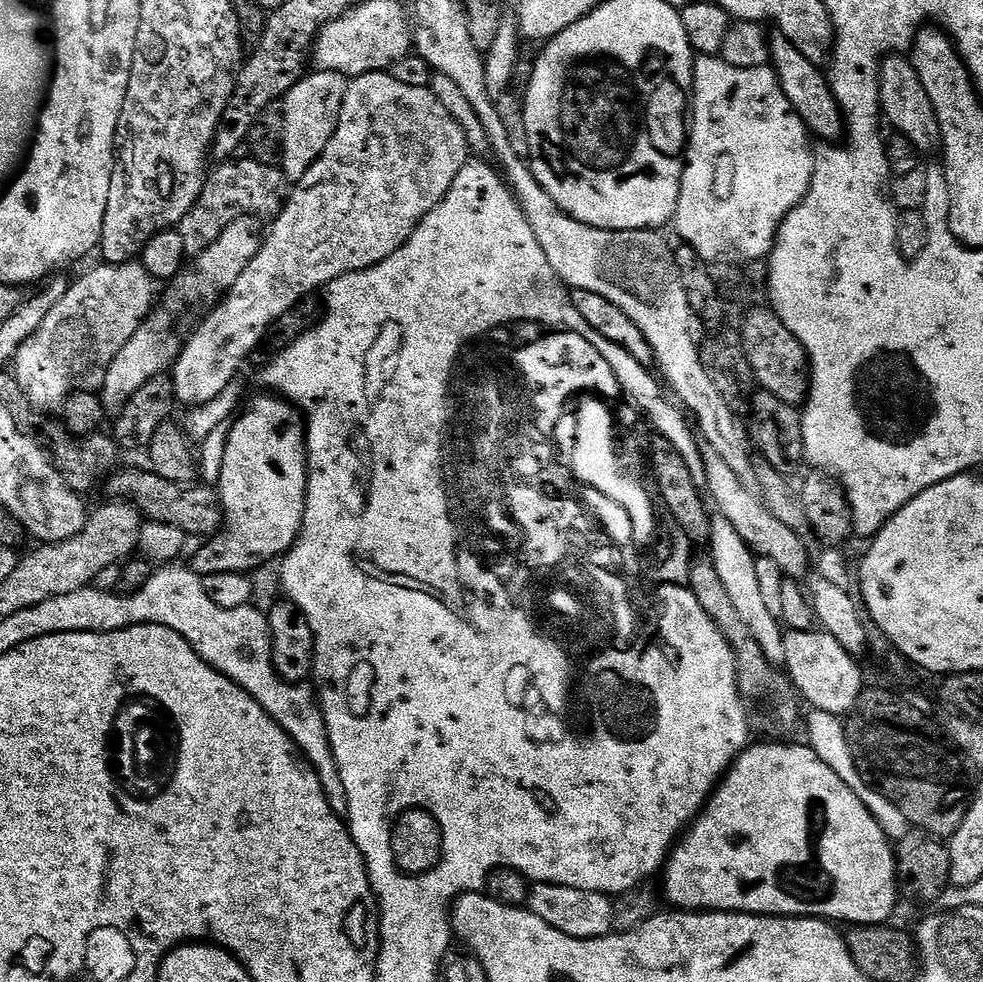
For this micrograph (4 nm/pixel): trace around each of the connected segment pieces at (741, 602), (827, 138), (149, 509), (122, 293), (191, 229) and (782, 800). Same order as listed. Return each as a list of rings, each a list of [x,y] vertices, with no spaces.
[[[719,514],[711,517],[707,547],[712,548],[711,564],[722,580],[723,589],[726,590],[727,597],[730,598],[740,623],[747,627],[753,640],[758,642],[758,646],[762,648],[762,654],[772,665],[783,665],[785,631],[782,629],[777,613],[766,610],[766,602],[762,602],[762,590],[758,587],[758,574],[754,570],[757,557],[752,549],[738,534],[738,530],[734,530],[732,523]]]
[[[779,34],[773,35],[770,40],[770,64],[786,98],[808,127],[809,133],[813,137],[821,136],[824,139],[821,141],[824,142],[839,141],[845,131],[846,121],[841,113],[840,104],[832,93],[829,77],[825,73],[824,76],[820,73],[821,65],[817,61],[806,58],[806,54],[802,54],[802,50],[794,46],[794,42]]]
[[[128,468],[125,472],[117,471],[106,480],[109,497],[127,498],[140,509],[141,517],[154,523],[162,522],[178,526],[185,537],[204,536],[211,538],[220,531],[224,523],[224,509],[220,506],[217,489],[212,486],[181,486],[162,478],[157,472],[140,468]]]
[[[143,263],[104,264],[99,267],[86,273],[77,284],[69,286],[64,297],[52,307],[50,314],[46,314],[42,326],[38,326],[38,330],[22,345],[16,355],[16,382],[25,392],[32,408],[41,413],[48,412],[51,408],[59,409],[67,402],[68,397],[76,392],[99,393],[104,387],[110,362],[118,358],[118,350],[122,350],[122,346],[126,346],[126,342],[134,338],[134,334],[154,311],[158,284],[144,269]]]
[[[254,159],[237,160],[224,162],[220,168],[211,173],[204,182],[204,189],[198,198],[198,202],[186,214],[186,218],[178,230],[182,234],[182,246],[185,257],[191,258],[202,254],[234,222],[245,218],[255,218],[257,221],[271,221],[280,215],[288,198],[290,181],[279,167],[271,164],[259,164]]]
[[[756,742],[744,749],[724,774],[724,779],[716,785],[716,791],[708,798],[708,803],[700,809],[699,816],[692,821],[684,835],[676,841],[668,863],[662,869],[664,876],[664,896],[676,910],[689,912],[750,912],[758,916],[810,916],[837,922],[845,920],[848,926],[880,926],[892,916],[898,901],[896,883],[896,857],[893,845],[882,830],[882,826],[866,810],[858,794],[846,786],[830,766],[824,765],[818,754],[807,743]]]

